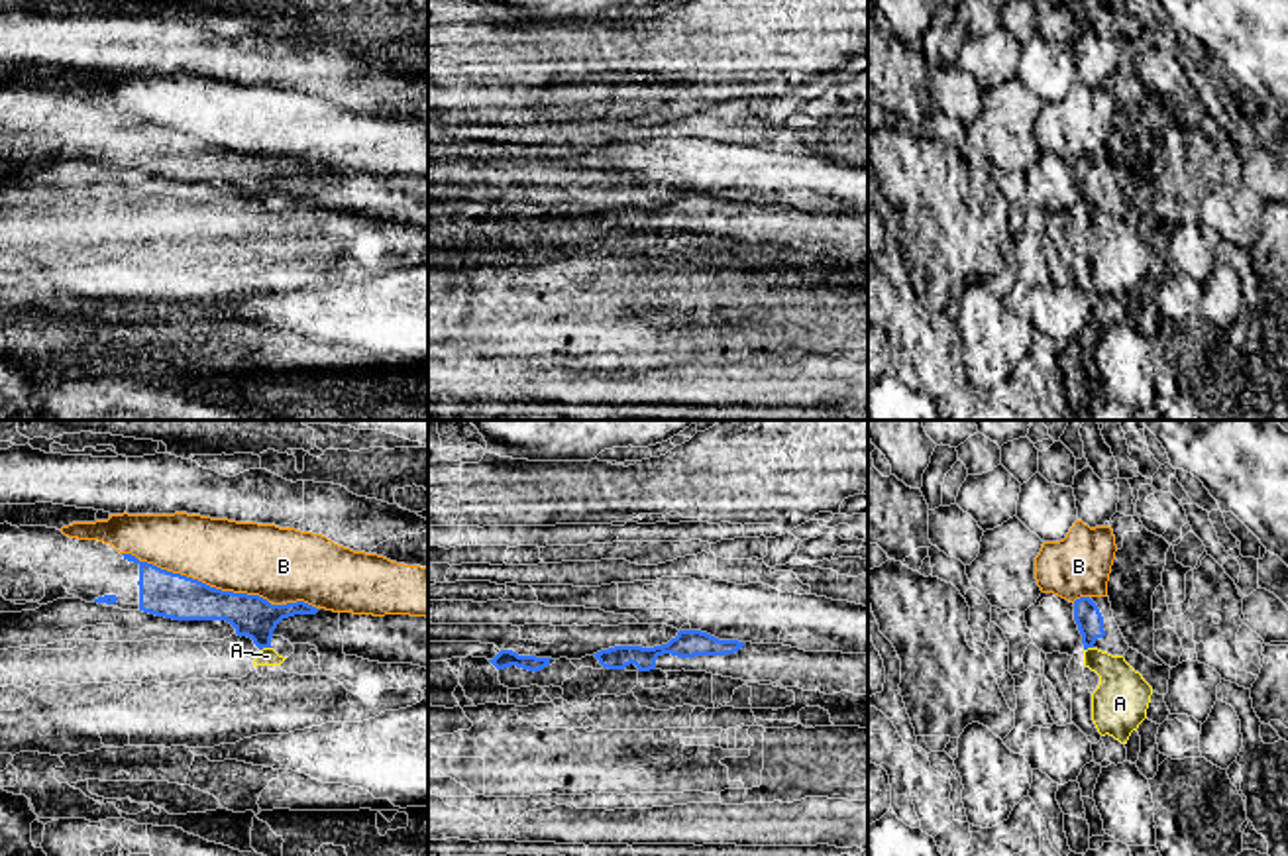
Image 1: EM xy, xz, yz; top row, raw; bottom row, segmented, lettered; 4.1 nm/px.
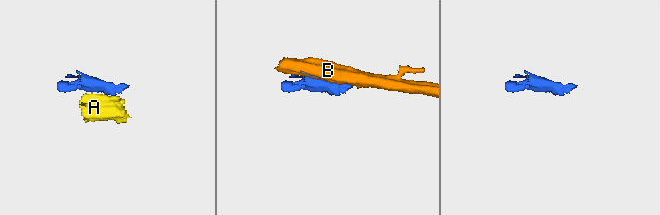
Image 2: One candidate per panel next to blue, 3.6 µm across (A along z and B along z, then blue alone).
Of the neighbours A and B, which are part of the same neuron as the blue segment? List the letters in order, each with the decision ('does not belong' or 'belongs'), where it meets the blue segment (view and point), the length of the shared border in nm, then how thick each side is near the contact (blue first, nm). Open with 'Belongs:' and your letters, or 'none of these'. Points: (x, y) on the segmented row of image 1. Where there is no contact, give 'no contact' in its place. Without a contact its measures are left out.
Belongs: none of these
A: does not belong; meets blue in xy at (266, 646); contact 60 nm long; 170 nm thick on the blue side, 80 nm on the other
B: does not belong; meets blue in xy at (220, 589); contact 850 nm long; 190 nm thick on the blue side, 300 nm on the other

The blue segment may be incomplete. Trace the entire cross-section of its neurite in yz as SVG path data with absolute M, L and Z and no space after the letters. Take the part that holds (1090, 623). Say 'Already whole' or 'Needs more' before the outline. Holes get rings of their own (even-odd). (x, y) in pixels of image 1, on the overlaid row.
Needs more. M1080 597L1074 601L1074 620L1082 634L1084 650L1098 648L1111 656L1125 656L1125 642L1111 611L1109 597Z

